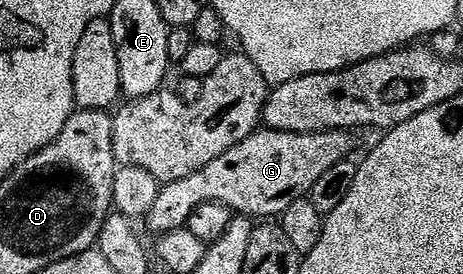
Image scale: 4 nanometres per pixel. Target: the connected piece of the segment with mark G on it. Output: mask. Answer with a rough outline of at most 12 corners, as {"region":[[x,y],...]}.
{"region":[[267,128],[163,183],[146,225],[208,203],[275,219],[349,157],[351,133]]}

